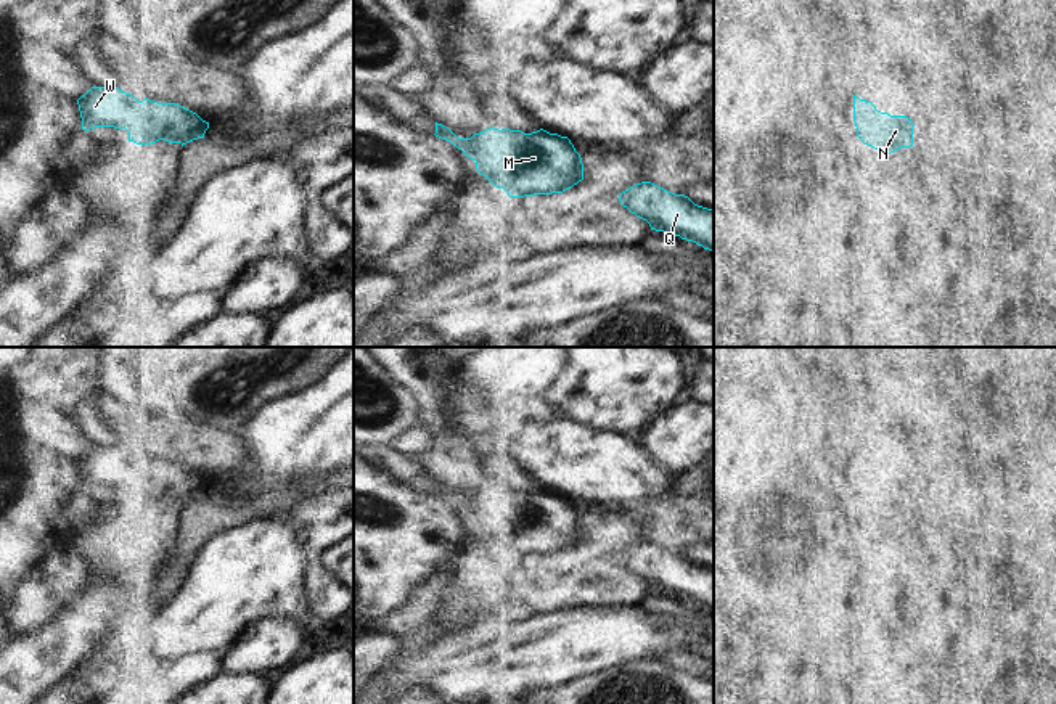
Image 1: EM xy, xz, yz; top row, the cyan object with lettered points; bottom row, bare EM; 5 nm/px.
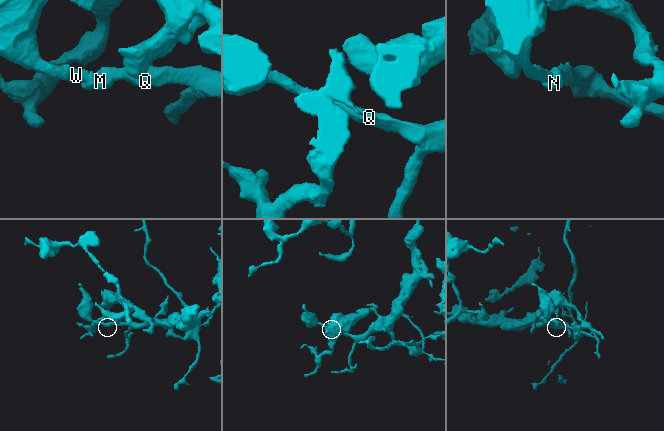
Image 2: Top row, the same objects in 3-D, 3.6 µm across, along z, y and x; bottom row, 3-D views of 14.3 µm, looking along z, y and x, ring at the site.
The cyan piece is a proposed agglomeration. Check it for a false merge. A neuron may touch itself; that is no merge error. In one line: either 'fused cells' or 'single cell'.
single cell

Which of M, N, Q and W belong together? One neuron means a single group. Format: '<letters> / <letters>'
M N Q W

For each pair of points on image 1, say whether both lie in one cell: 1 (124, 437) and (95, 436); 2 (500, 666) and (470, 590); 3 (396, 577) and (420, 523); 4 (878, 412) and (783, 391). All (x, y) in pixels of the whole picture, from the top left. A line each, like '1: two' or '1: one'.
1: two
2: two
3: one
4: two

